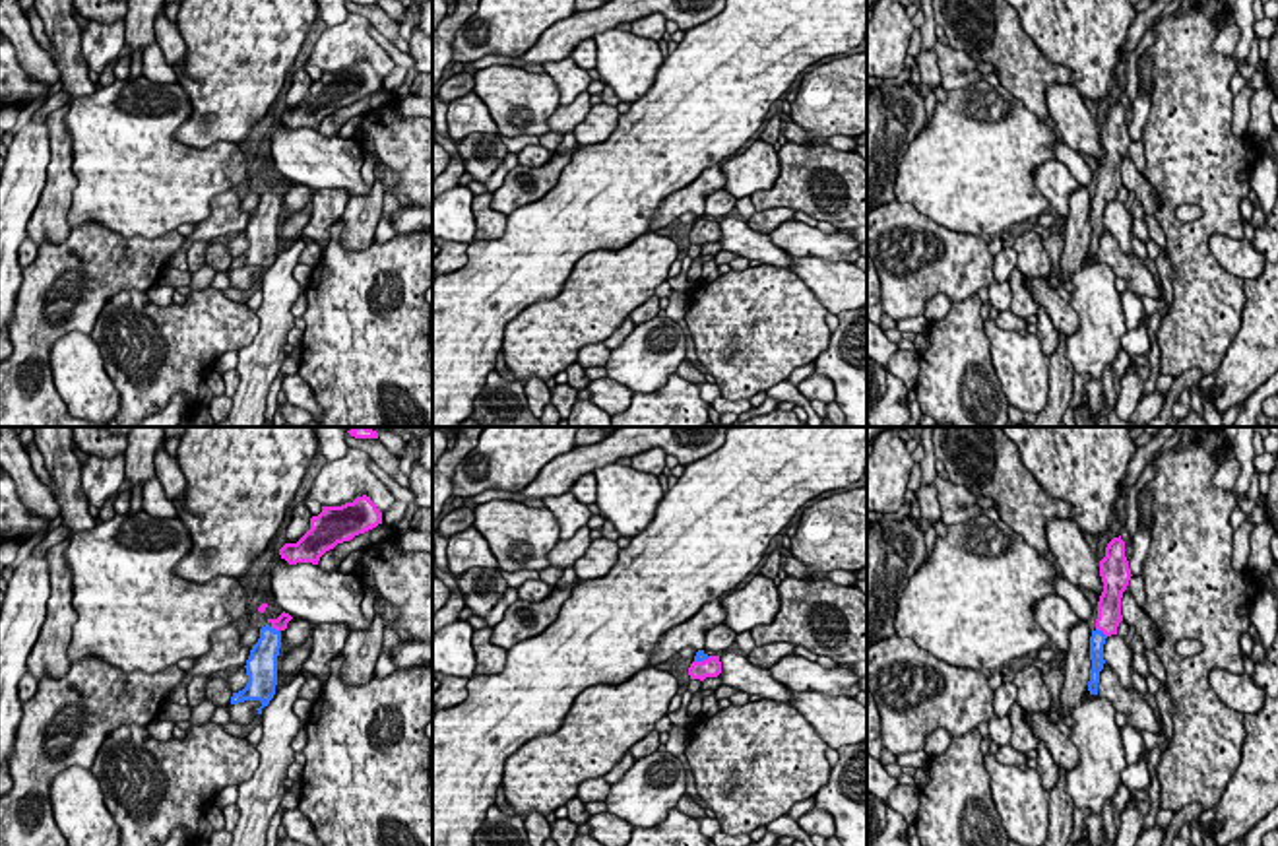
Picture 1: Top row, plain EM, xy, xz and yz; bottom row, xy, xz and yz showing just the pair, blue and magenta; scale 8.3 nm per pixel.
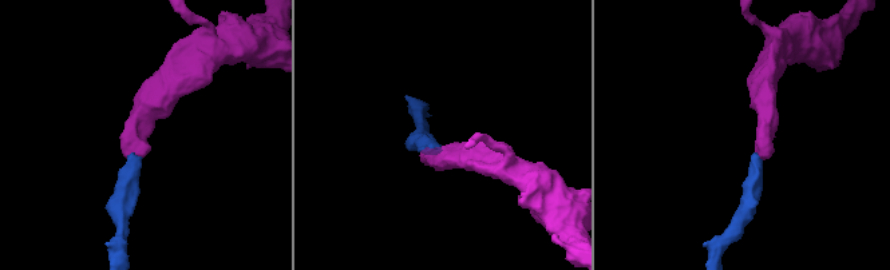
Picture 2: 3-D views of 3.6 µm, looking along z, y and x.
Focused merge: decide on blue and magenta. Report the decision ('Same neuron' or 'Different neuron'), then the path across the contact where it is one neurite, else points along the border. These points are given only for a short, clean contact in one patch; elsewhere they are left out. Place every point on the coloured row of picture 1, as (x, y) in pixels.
Same neuron. Path across: yz (1098, 639), (1102, 633), (1110, 616)

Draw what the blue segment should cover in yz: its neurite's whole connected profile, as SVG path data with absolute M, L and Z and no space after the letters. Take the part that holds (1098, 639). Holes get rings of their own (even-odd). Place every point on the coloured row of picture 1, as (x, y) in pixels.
M1113 537L1105 547L1105 557L1100 561L1100 576L1103 582L1103 592L1098 602L1096 629L1090 636L1090 695L1098 695L1100 671L1103 669L1103 644L1105 638L1117 634L1117 627L1123 621L1121 598L1131 580L1129 561L1125 557L1125 541Z

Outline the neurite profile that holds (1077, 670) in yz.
M1078 619L1078 623L1069 633L1065 681L1059 695L1059 710L1049 712L1049 718L1055 726L1063 716L1070 716L1070 712L1082 702L1082 697L1088 691L1092 669L1090 636L1092 631L1088 627L1088 621L1082 619Z

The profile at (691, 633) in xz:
M721 598L706 603L694 617L669 629L665 636L655 644L655 650L650 658L650 666L659 666L692 646L696 650L706 648L706 633L718 625L725 623L725 609L721 607Z

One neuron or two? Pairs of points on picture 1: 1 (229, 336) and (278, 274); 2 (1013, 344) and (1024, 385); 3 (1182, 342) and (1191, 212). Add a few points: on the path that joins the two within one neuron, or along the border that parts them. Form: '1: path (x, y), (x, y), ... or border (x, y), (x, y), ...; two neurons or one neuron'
1: border (256, 313), (256, 336), (237, 350); two neurons
2: path (1013, 354), (1024, 375); one neuron
3: border (1174, 208), (1197, 204), (1203, 216); two neurons

